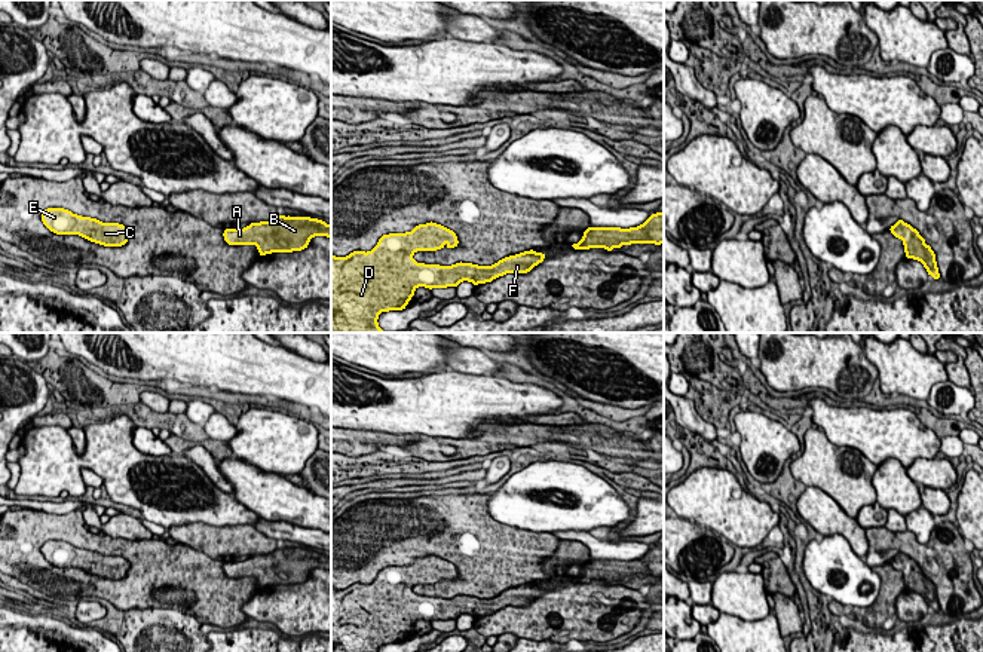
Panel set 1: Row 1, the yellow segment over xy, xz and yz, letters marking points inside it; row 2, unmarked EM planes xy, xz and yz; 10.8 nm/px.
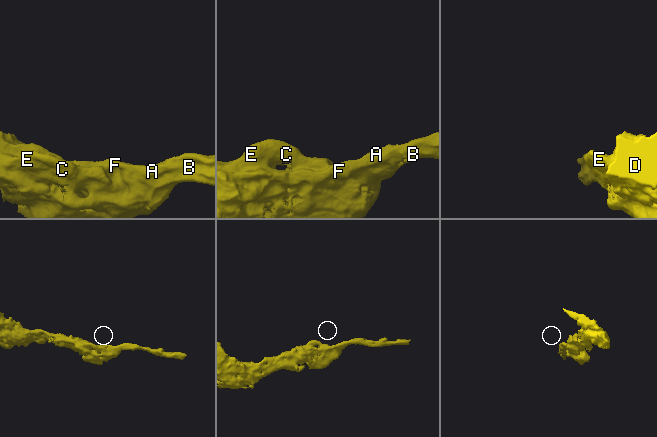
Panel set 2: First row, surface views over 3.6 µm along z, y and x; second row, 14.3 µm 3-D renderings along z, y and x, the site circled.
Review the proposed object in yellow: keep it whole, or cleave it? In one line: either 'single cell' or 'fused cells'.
single cell

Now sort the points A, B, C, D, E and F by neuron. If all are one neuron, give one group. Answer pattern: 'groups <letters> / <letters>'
groups A B C D E F

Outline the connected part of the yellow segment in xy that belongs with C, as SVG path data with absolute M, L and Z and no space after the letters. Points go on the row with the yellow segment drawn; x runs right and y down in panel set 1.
M48 208L42 214L43 224L56 235L79 235L104 247L122 247L128 242L129 229L119 223L102 223L82 217L64 208Z

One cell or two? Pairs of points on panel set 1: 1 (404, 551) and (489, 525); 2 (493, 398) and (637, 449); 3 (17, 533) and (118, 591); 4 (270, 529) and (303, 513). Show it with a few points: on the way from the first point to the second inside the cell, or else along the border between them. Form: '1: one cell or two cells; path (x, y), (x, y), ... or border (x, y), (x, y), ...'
1: one cell; path (425, 530), (432, 523), (468, 525)
2: two cells; border (523, 422), (527, 424)
3: one cell; path (37, 560), (54, 574), (91, 581)
4: two cells; border (260, 516), (268, 520), (287, 520), (315, 529)

